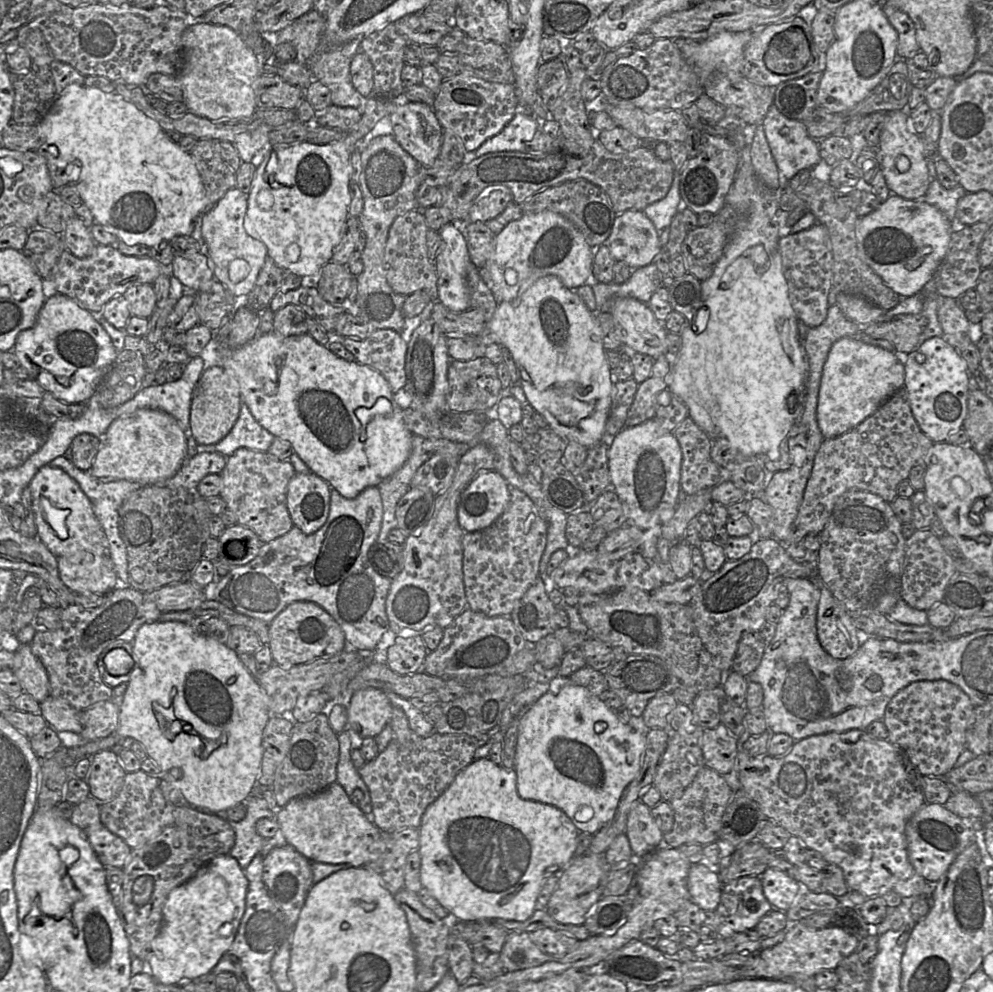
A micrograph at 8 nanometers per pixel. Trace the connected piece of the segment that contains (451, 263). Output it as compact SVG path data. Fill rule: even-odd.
M449 222L438 232L441 245L435 259L437 300L452 312L463 312L471 308L466 277L471 262L467 243L457 223Z

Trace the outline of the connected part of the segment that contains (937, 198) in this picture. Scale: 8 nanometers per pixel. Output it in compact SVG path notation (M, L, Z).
M932 179L926 195L921 199L939 209L956 229L956 210L959 200L967 191L958 185L953 189L944 188L937 179Z

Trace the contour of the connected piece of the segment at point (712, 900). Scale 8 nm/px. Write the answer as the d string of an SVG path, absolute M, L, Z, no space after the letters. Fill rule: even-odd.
M701 861L691 864L688 890L691 900L703 911L715 911L721 898L722 882L713 868Z

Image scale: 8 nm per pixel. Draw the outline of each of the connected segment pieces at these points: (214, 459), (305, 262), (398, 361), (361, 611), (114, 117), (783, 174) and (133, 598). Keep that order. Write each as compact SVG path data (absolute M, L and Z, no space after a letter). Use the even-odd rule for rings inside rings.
M201 450L196 455L191 458L187 458L182 464L177 473L165 480L162 484L156 485L166 485L169 488L185 488L187 490L193 490L196 492L199 482L208 474L221 474L225 465L227 457L224 455L211 451L211 450Z
M367 98L360 122L340 141L329 144L302 142L288 147L268 146L265 159L256 169L248 195L244 229L249 236L266 245L268 256L279 267L303 277L320 273L322 267L331 261L349 216L351 155L355 149L362 151L372 129L394 111L398 102L403 101ZM262 189L269 190L273 196L270 209L261 209L257 205L257 194Z
M376 329L365 339L345 337L335 333L331 333L331 335L332 340L340 342L349 352L351 352L354 355L355 361L362 365L369 366L377 370L380 374L382 374L389 383L393 393L405 386L405 361L407 353L407 342L403 340L400 333L392 329Z
M379 486L367 487L353 499L344 498L337 490L331 489L329 515L320 529L307 535L293 525L283 536L262 543L255 559L245 565L231 567L227 575L216 578L212 586L205 589L206 598L267 624L289 604L310 601L324 609L339 625L350 649L372 653L389 629L386 598L392 580L379 575L368 559L369 549L380 533L382 519L383 505Z
M70 84L61 94L56 96L51 109L40 120L37 127L40 135L43 137L44 143L57 147L57 159L68 162L80 161L80 176L76 182L69 185L72 185L77 190L82 202L90 209L95 223L103 225L109 232L128 245L145 245L148 248L152 248L162 242L170 242L171 239L179 235L190 236L193 233L196 222L201 220L201 217L208 211L208 198L192 156L185 152L179 144L172 141L158 122L145 115L134 104L127 102L116 92L106 93L96 87L90 87L84 84Z
M772 104L763 120L763 127L778 167L781 189L786 188L790 179L804 169L823 167L823 171L826 171L820 156L819 143L808 135L804 122L786 117Z
M118 577L116 589L107 594L102 605L85 609L71 604L62 608L61 627L56 630L38 630L30 643L32 653L41 661L49 678L50 694L66 701L74 709L81 711L102 701L113 698L113 688L106 685L100 676L97 661L102 651L115 642L132 642L138 629L145 623L158 621L162 613L145 594L130 587Z

